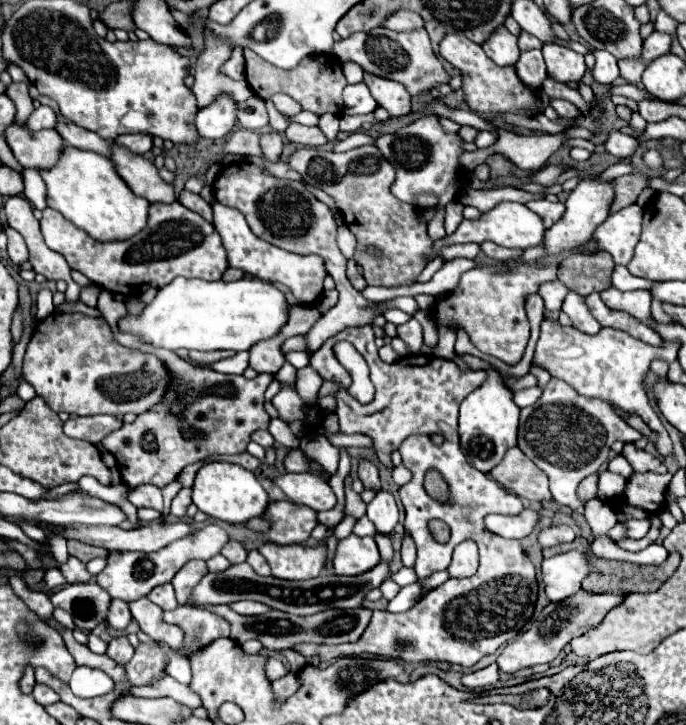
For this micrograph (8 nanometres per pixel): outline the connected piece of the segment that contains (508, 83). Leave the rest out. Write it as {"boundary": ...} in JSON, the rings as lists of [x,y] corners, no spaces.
{"boundary":[[[460,32],[447,34],[440,43],[439,53],[444,60],[452,62],[456,68],[460,68],[464,72],[464,76],[462,76],[464,78],[464,84],[462,84],[464,102],[470,106],[472,112],[476,112],[476,114],[512,112],[512,114],[520,114],[520,116],[534,114],[534,94],[536,92],[530,92],[528,88],[522,86],[514,68],[498,68],[498,64],[494,64],[482,52],[482,46],[474,44],[464,34],[460,34]]]}

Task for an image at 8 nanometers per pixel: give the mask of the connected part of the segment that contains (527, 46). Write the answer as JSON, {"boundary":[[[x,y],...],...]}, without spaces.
{"boundary":[[[522,32],[520,38],[518,38],[518,46],[520,46],[522,52],[526,52],[526,50],[532,50],[532,48],[542,48],[544,44],[542,44],[538,38],[530,36],[528,32]]]}

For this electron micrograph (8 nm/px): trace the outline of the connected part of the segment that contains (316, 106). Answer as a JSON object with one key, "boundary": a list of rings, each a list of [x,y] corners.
{"boundary":[[[248,48],[244,50],[244,60],[246,60],[246,80],[250,88],[260,96],[260,98],[270,98],[276,92],[284,92],[290,98],[294,98],[302,110],[314,112],[316,116],[322,116],[324,112],[332,114],[342,114],[342,88],[346,86],[346,78],[342,74],[342,66],[338,60],[332,56],[310,56],[300,62],[298,68],[294,70],[282,70],[274,68],[260,56],[254,56]]]}

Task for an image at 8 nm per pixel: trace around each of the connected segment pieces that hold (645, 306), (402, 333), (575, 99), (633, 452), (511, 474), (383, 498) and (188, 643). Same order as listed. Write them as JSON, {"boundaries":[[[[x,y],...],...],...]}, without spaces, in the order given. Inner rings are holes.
{"boundaries":[[[[610,286],[608,290],[600,292],[604,304],[612,310],[622,310],[628,312],[630,316],[634,316],[636,320],[640,320],[642,324],[654,328],[654,320],[650,316],[650,300],[652,294],[648,290],[632,290],[632,292],[620,292],[614,286]]],[[[412,318],[398,326],[398,338],[402,338],[412,354],[420,354],[422,348],[422,326]]],[[[546,78],[542,83],[542,89],[550,99],[561,98],[568,100],[576,105],[585,116],[591,115],[592,106],[584,101],[577,90],[570,88],[568,85],[558,83],[552,78]]],[[[624,444],[624,456],[636,472],[658,472],[664,474],[666,466],[646,450],[638,450],[634,444]]],[[[510,448],[502,464],[498,464],[490,476],[506,490],[526,498],[528,502],[554,502],[554,496],[548,490],[546,474],[536,468],[534,462],[520,452],[520,448]]],[[[386,490],[378,492],[374,500],[368,504],[368,514],[370,522],[374,522],[378,534],[390,534],[394,526],[398,524],[398,506],[394,502],[394,496]]],[[[196,606],[176,608],[174,612],[164,612],[162,618],[168,624],[176,624],[184,632],[184,652],[198,652],[218,638],[230,636],[230,624],[212,612]]]]}

